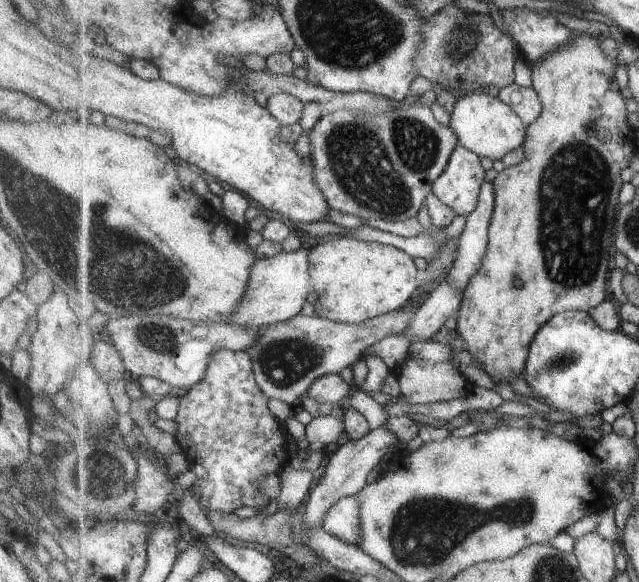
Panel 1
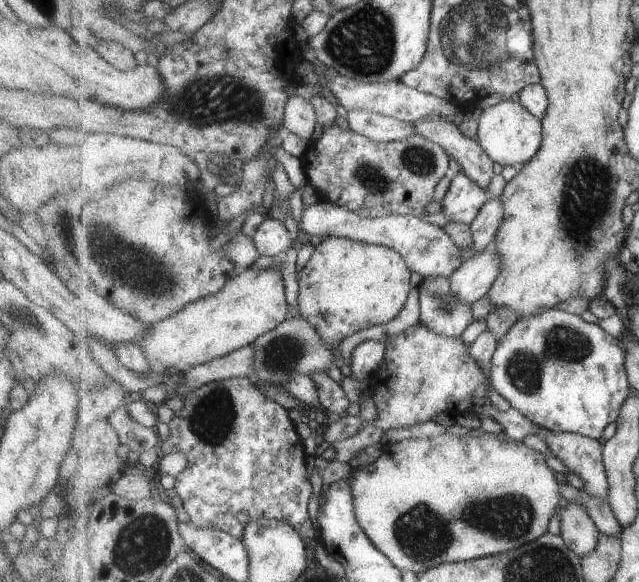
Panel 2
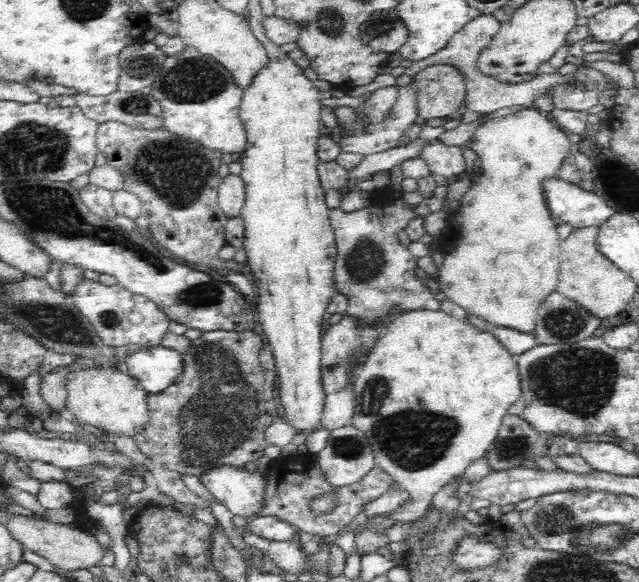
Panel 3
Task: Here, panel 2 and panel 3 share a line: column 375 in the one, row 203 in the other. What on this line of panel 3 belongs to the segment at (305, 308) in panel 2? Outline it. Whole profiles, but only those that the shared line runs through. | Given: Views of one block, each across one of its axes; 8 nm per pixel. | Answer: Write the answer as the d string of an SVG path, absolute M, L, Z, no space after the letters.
M282 54L280 58L271 60L268 66L265 66L259 73L252 86L248 90L243 92L241 98L239 115L244 123L246 131L246 150L243 152L242 158L242 170L240 178L245 184L245 203L242 206L240 216L244 222L244 240L242 246L246 250L247 257L247 274L248 277L254 282L254 286L258 286L258 310L260 312L260 318L257 318L257 329L261 332L266 340L266 344L270 344L271 350L274 355L275 372L278 374L278 392L280 392L280 406L284 410L284 421L291 427L290 430L295 431L296 434L304 434L308 436L314 430L322 429L322 413L324 408L324 401L327 392L324 390L322 382L322 351L321 342L323 333L326 328L326 321L324 321L324 312L327 312L328 305L330 304L332 297L337 293L336 281L334 280L334 267L336 257L338 254L336 239L334 230L332 229L329 219L329 206L326 206L324 200L325 188L321 185L321 180L317 171L317 166L321 161L317 156L317 140L321 137L320 128L323 128L323 124L320 121L320 110L323 105L320 104L321 95L320 90L316 88L312 80L309 80L304 74L303 69L286 54Z

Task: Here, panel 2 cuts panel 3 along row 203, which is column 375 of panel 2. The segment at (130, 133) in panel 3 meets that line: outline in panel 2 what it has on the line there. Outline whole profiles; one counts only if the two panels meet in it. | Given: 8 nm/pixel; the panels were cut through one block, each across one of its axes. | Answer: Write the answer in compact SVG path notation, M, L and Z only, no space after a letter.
M331 126L319 132L315 140L315 152L307 152L303 156L305 181L311 182L320 189L321 196L335 206L348 208L357 216L381 218L391 215L408 217L423 216L429 203L435 200L435 186L447 174L450 154L442 146L415 134L411 140L403 142L379 142L363 136L353 129Z

